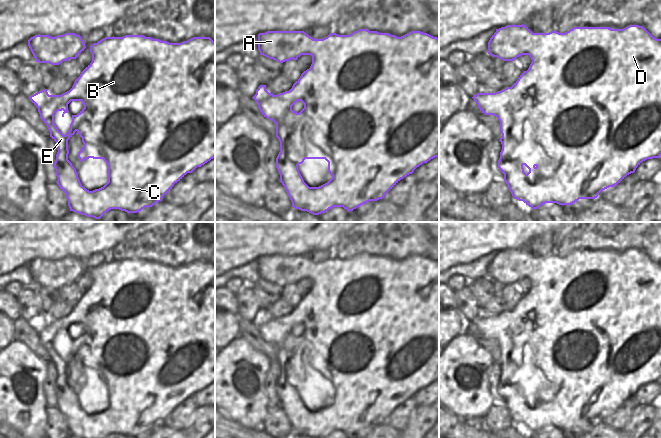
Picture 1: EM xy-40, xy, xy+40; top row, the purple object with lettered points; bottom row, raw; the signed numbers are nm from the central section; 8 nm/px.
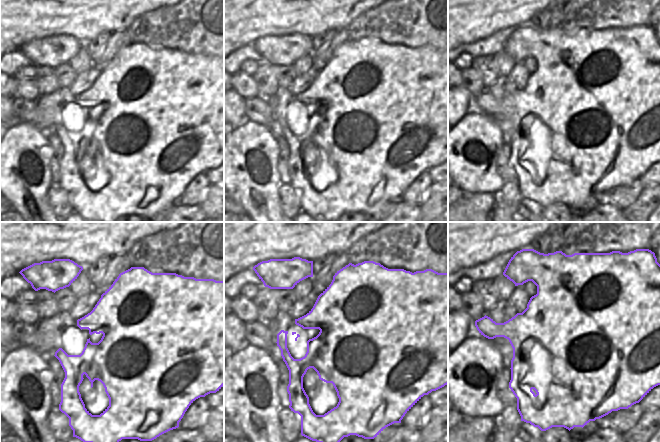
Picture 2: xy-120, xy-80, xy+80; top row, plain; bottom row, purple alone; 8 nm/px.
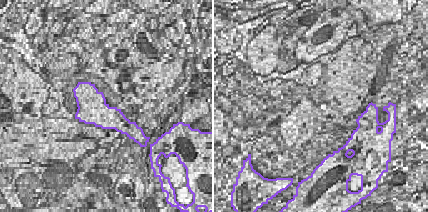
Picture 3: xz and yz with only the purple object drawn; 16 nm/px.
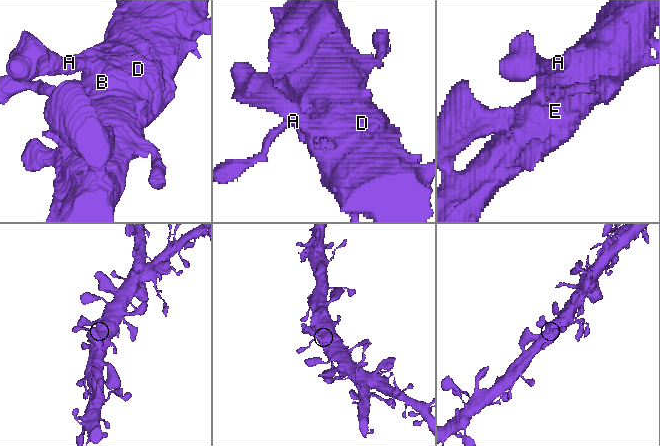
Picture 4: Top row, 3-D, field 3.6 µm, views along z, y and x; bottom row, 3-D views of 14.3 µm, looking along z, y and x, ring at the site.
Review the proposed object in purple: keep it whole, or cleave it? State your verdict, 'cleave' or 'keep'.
keep

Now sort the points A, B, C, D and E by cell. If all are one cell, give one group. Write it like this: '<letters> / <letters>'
A B C D E

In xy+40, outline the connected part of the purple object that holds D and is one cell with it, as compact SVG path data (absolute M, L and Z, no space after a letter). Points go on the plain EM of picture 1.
M507 249L496 253L488 266L488 278L503 285L513 285L521 279L529 279L532 286L518 304L511 310L495 317L477 317L472 322L485 339L493 339L500 346L502 374L498 392L504 398L514 423L523 425L532 433L545 427L571 429L579 423L595 423L598 418L620 407L627 399L634 397L645 384L661 380L661 263L653 261L644 251L629 249L623 253L609 251L573 251L565 257L533 257L525 249Z

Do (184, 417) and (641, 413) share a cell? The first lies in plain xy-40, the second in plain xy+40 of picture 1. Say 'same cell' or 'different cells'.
different cells

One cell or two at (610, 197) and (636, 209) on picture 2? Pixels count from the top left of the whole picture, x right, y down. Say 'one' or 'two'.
two

